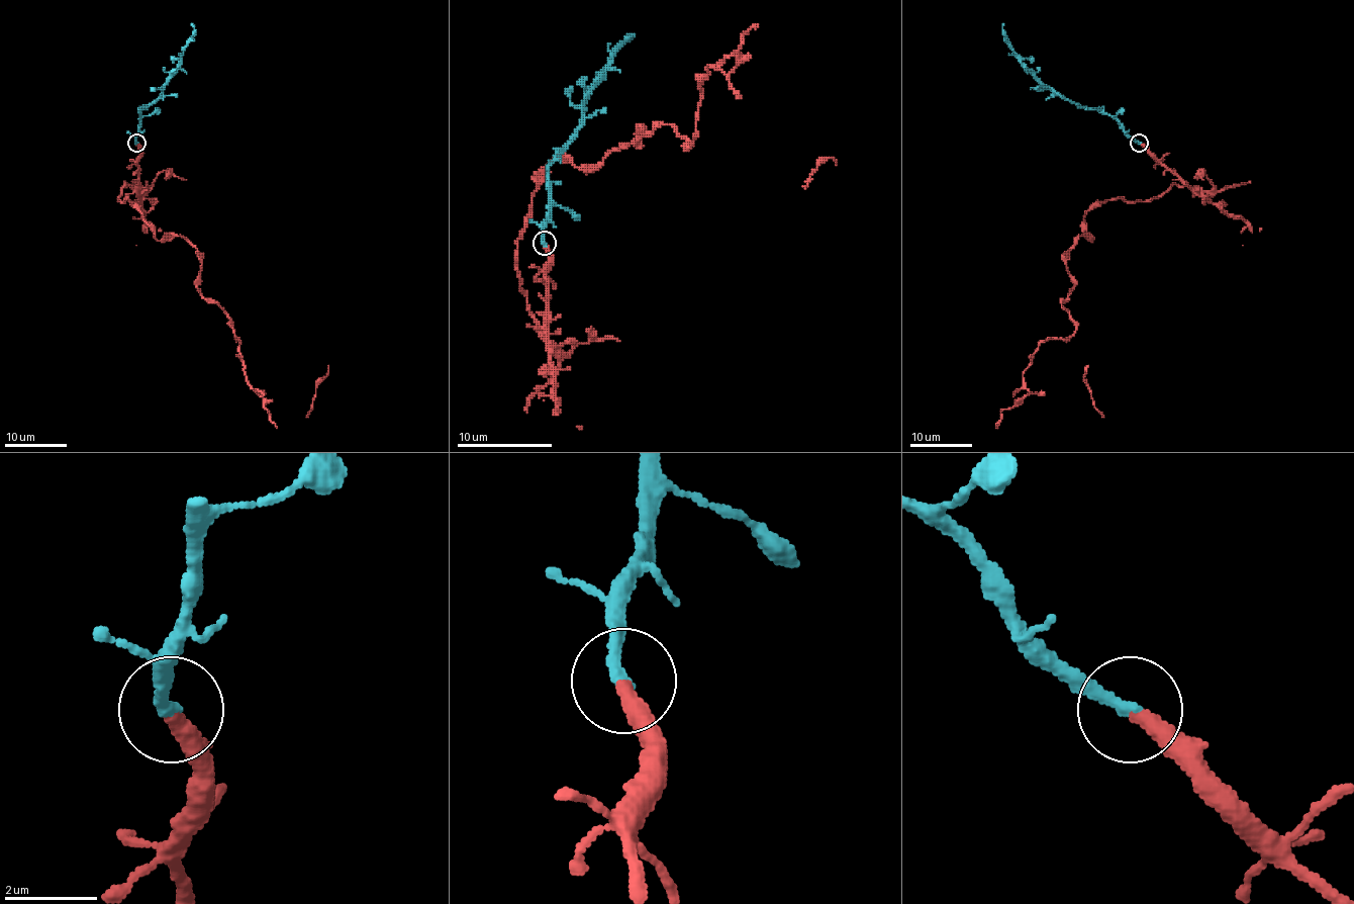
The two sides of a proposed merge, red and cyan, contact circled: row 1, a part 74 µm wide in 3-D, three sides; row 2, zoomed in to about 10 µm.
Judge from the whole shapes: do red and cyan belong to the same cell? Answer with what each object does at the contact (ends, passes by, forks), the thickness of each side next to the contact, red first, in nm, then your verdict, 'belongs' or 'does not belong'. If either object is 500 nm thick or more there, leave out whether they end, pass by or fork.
red ends; cyan ends; calibres 360 and 280 nm; belongs

